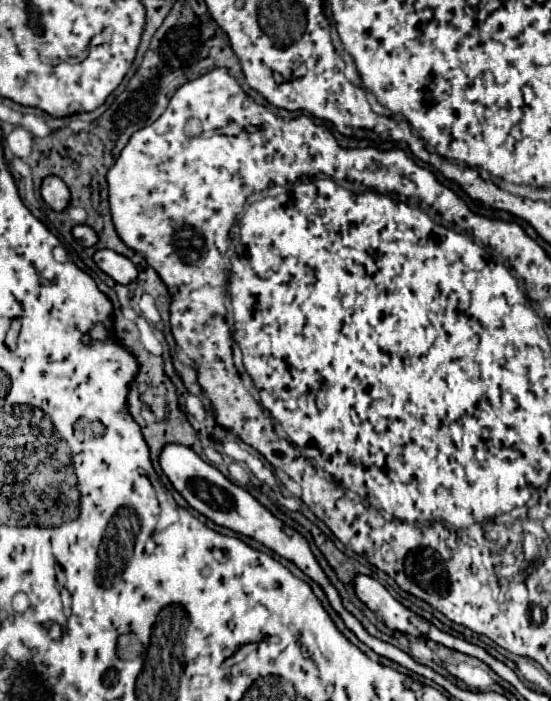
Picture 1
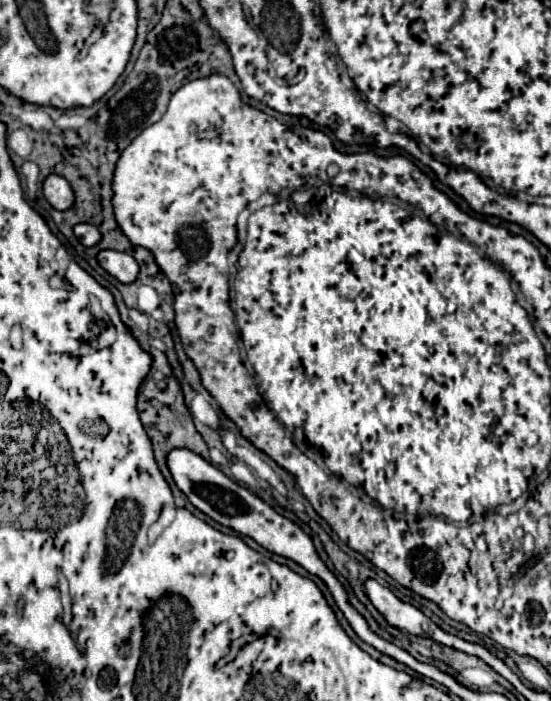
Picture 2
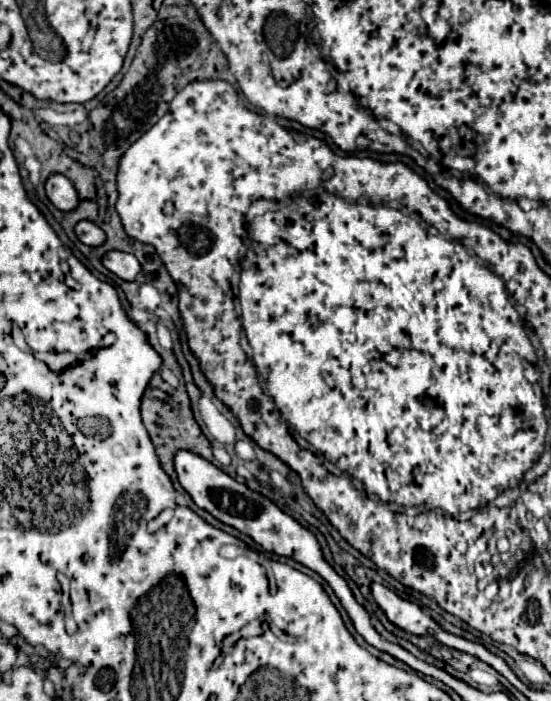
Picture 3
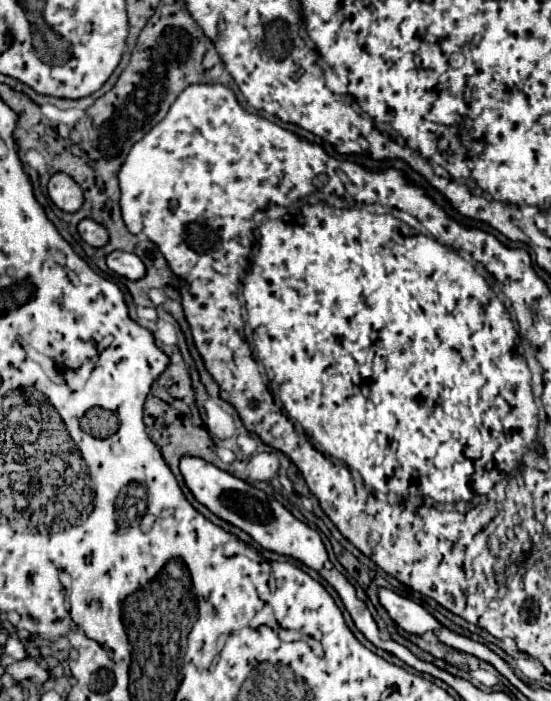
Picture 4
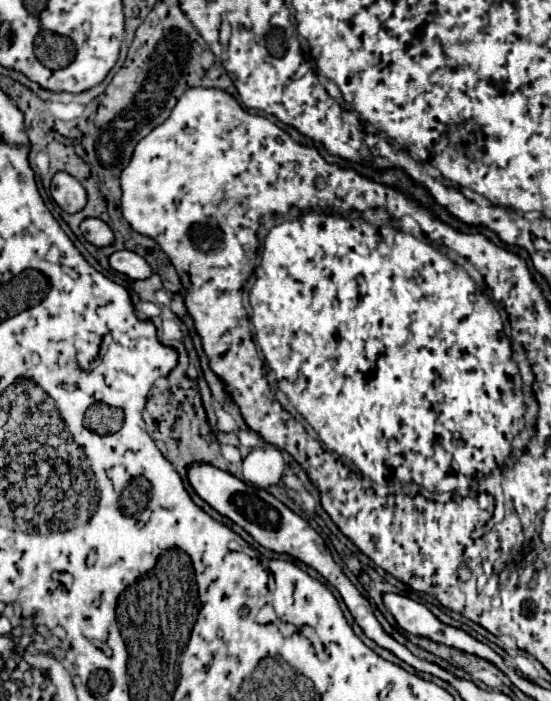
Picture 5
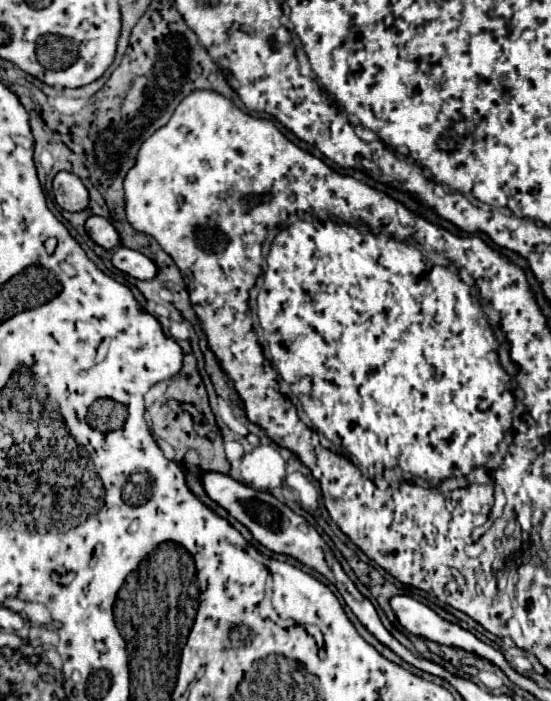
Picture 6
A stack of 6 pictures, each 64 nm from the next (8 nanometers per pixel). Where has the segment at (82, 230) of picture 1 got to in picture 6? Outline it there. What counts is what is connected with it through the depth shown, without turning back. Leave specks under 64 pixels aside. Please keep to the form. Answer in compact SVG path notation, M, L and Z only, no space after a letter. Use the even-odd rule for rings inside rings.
M90 216L84 224L84 230L88 232L88 236L92 238L92 242L96 242L102 248L116 248L120 246L120 238L118 232L114 230L114 226L102 218L102 216Z

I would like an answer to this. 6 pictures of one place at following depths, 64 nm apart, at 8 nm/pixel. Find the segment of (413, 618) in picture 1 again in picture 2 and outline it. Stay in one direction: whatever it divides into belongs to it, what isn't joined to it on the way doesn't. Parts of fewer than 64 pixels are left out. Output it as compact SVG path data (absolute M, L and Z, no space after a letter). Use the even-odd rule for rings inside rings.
M368 578L362 584L368 600L374 604L374 608L386 618L388 624L394 628L414 634L414 636L430 636L432 622L412 604L404 604L398 598L392 598L392 592L384 586L380 586L376 580Z

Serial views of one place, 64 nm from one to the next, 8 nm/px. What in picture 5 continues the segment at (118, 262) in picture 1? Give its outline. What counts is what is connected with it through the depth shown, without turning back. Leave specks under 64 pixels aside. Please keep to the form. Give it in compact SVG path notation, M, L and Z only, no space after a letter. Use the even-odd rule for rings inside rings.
M118 250L108 260L116 272L126 274L128 278L148 278L152 274L148 262L132 250Z

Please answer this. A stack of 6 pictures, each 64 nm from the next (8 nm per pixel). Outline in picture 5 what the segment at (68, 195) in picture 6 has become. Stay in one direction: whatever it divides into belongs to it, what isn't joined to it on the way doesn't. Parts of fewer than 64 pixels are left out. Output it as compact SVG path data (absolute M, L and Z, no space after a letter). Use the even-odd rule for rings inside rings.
M58 172L52 178L50 194L64 212L78 212L86 206L86 190L68 172Z

